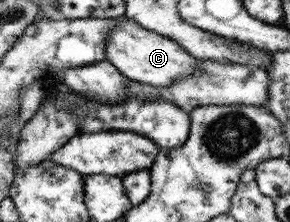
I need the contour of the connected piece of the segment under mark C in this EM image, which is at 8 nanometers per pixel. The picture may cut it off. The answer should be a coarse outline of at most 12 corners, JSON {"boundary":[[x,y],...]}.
{"boundary":[[129,18],[106,60],[130,81],[169,87],[198,71],[176,41]]}

